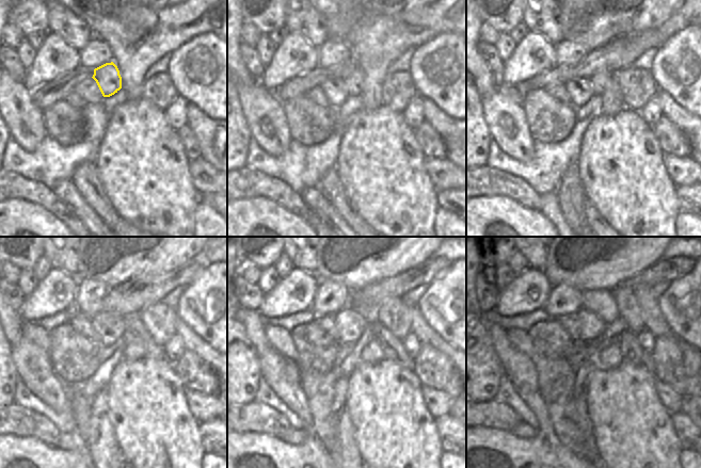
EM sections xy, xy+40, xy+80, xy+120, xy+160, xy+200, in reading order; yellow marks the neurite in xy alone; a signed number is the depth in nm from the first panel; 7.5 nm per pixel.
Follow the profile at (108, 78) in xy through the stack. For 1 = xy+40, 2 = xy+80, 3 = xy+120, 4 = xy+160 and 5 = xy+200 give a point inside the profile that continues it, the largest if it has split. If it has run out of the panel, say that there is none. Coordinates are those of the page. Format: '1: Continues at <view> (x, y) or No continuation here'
1: Continues at xy+40 (353, 82)
2: Continues at xy+80 (599, 81)
3: Continues at xy+120 (131, 323)
4: Continues at xy+160 (392, 348)
5: Continues at xy+200 (631, 350)

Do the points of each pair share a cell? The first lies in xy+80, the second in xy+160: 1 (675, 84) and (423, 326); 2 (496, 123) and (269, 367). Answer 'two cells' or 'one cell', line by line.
1: two cells
2: one cell

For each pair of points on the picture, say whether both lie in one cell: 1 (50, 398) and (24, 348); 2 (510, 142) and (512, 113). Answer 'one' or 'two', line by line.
1: one
2: one

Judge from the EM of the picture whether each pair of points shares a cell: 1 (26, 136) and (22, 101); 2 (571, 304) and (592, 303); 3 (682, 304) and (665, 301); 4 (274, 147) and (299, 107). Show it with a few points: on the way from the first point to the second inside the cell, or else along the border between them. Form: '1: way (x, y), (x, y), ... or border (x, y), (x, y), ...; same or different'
1: way (26, 128), (22, 110); same
2: border (582, 293), (583, 307); different
3: way (678, 306), (674, 308), (669, 303); same
4: border (282, 103), (289, 135), (292, 139); different

